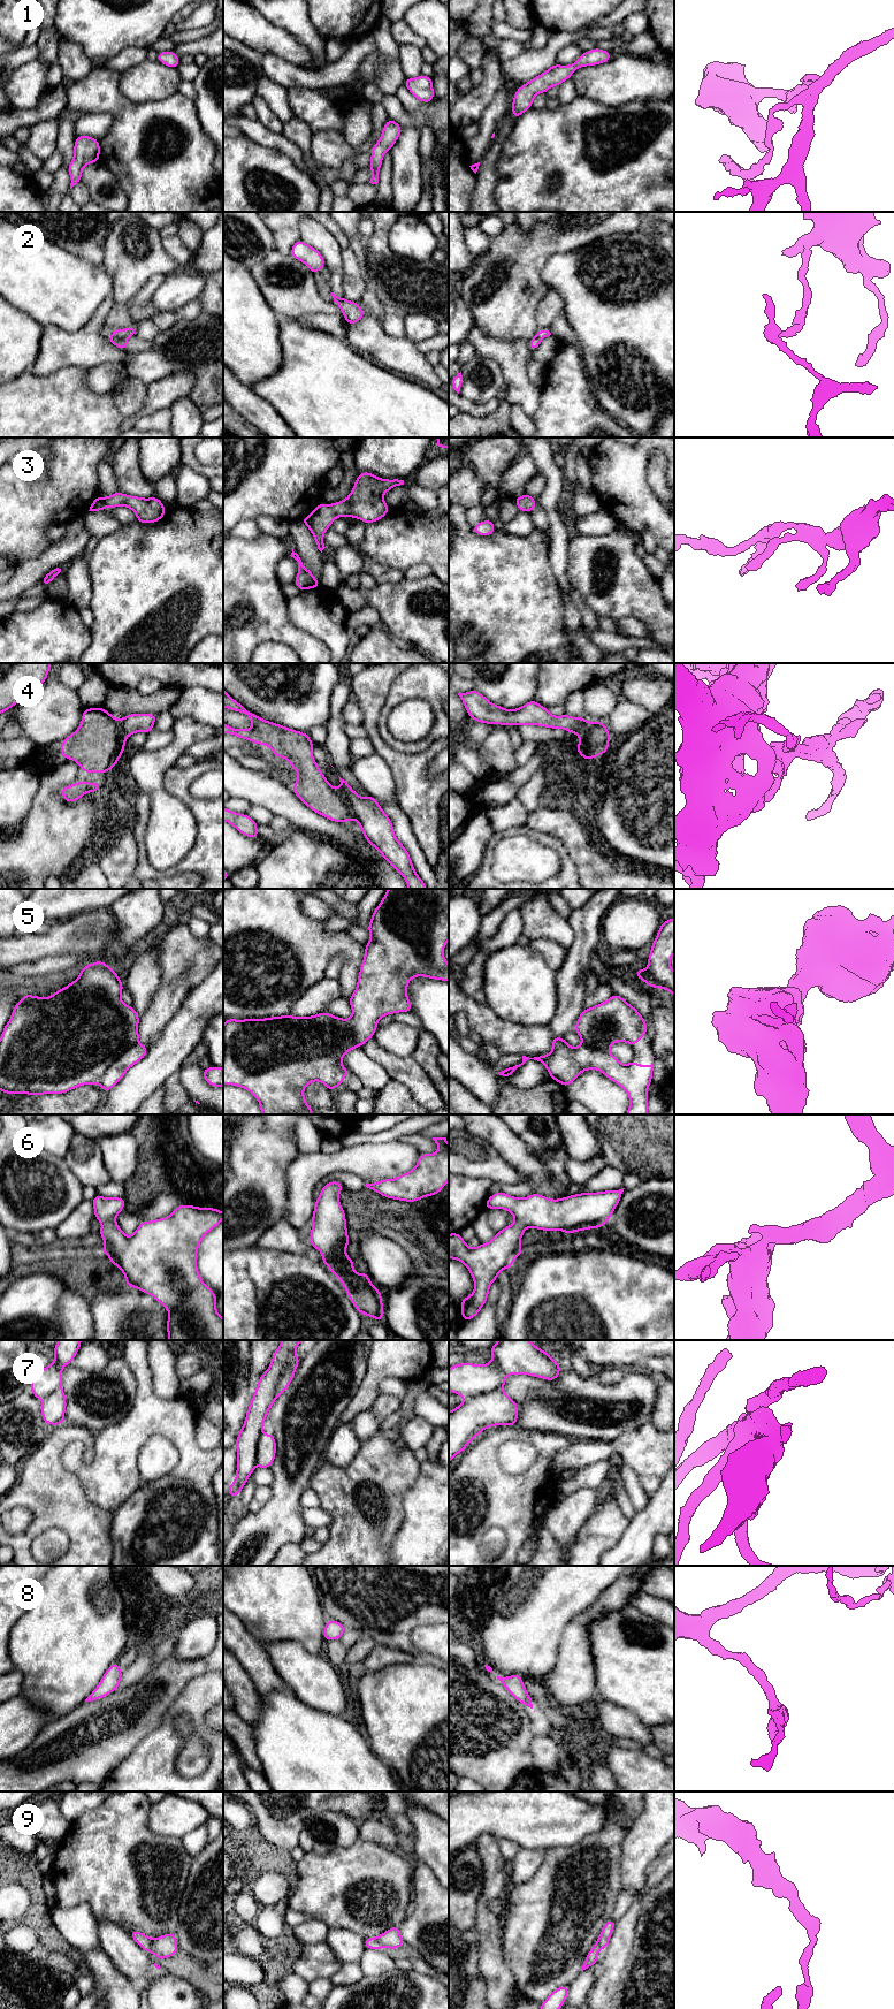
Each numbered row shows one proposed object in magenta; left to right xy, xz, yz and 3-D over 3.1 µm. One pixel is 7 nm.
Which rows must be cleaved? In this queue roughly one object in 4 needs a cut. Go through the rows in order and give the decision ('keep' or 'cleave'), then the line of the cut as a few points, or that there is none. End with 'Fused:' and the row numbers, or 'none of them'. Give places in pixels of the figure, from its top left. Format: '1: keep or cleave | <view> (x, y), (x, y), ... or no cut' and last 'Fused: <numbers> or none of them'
1: keep | no cut
2: cleave | xy (112, 335), (123, 340)
3: keep | no cut
4: cleave | xz (337, 789), (348, 804), (352, 817)
5: keep | no cut
6: keep | no cut
7: keep | no cut
8: keep | no cut
9: cleave | xy (155, 1939), (151, 1952)
Fused: 2, 4, 9

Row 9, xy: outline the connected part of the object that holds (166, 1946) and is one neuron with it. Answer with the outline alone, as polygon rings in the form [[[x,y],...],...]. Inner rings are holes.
[[[167,1933],[154,1941],[152,1953],[158,1959],[165,1959],[171,1957],[179,1950],[177,1946],[177,1939],[175,1933]]]

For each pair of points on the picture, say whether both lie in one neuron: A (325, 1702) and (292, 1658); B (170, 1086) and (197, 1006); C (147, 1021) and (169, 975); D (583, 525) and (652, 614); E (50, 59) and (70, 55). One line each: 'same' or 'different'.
A: same
B: different
C: different
D: different
E: different

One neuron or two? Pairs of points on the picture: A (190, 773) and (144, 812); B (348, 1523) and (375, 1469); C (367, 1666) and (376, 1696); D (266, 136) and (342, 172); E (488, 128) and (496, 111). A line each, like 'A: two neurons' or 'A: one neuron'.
A: one neuron
B: one neuron
C: two neurons
D: one neuron
E: one neuron

